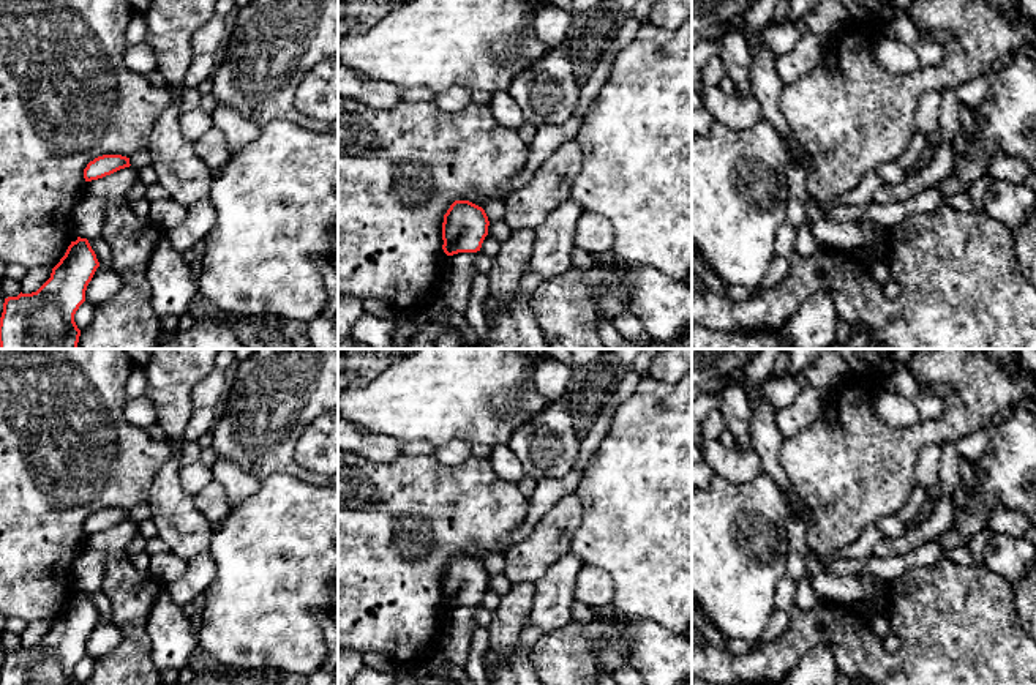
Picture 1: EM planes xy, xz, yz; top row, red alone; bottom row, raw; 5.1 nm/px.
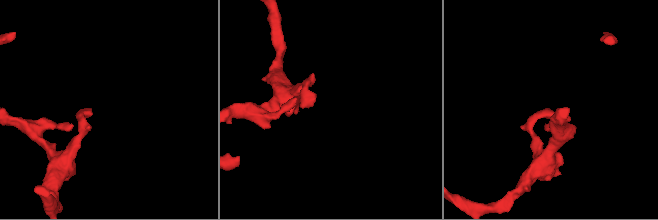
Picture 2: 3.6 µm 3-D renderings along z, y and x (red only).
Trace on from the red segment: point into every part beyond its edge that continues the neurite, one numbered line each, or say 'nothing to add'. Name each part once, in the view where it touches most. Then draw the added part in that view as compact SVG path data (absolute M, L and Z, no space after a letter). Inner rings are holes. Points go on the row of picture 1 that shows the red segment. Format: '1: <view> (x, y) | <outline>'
nothing to add

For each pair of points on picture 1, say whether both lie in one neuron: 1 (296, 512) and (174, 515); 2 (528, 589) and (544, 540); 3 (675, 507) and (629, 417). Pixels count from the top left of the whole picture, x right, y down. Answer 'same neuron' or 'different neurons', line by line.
1: different neurons
2: different neurons
3: same neuron

